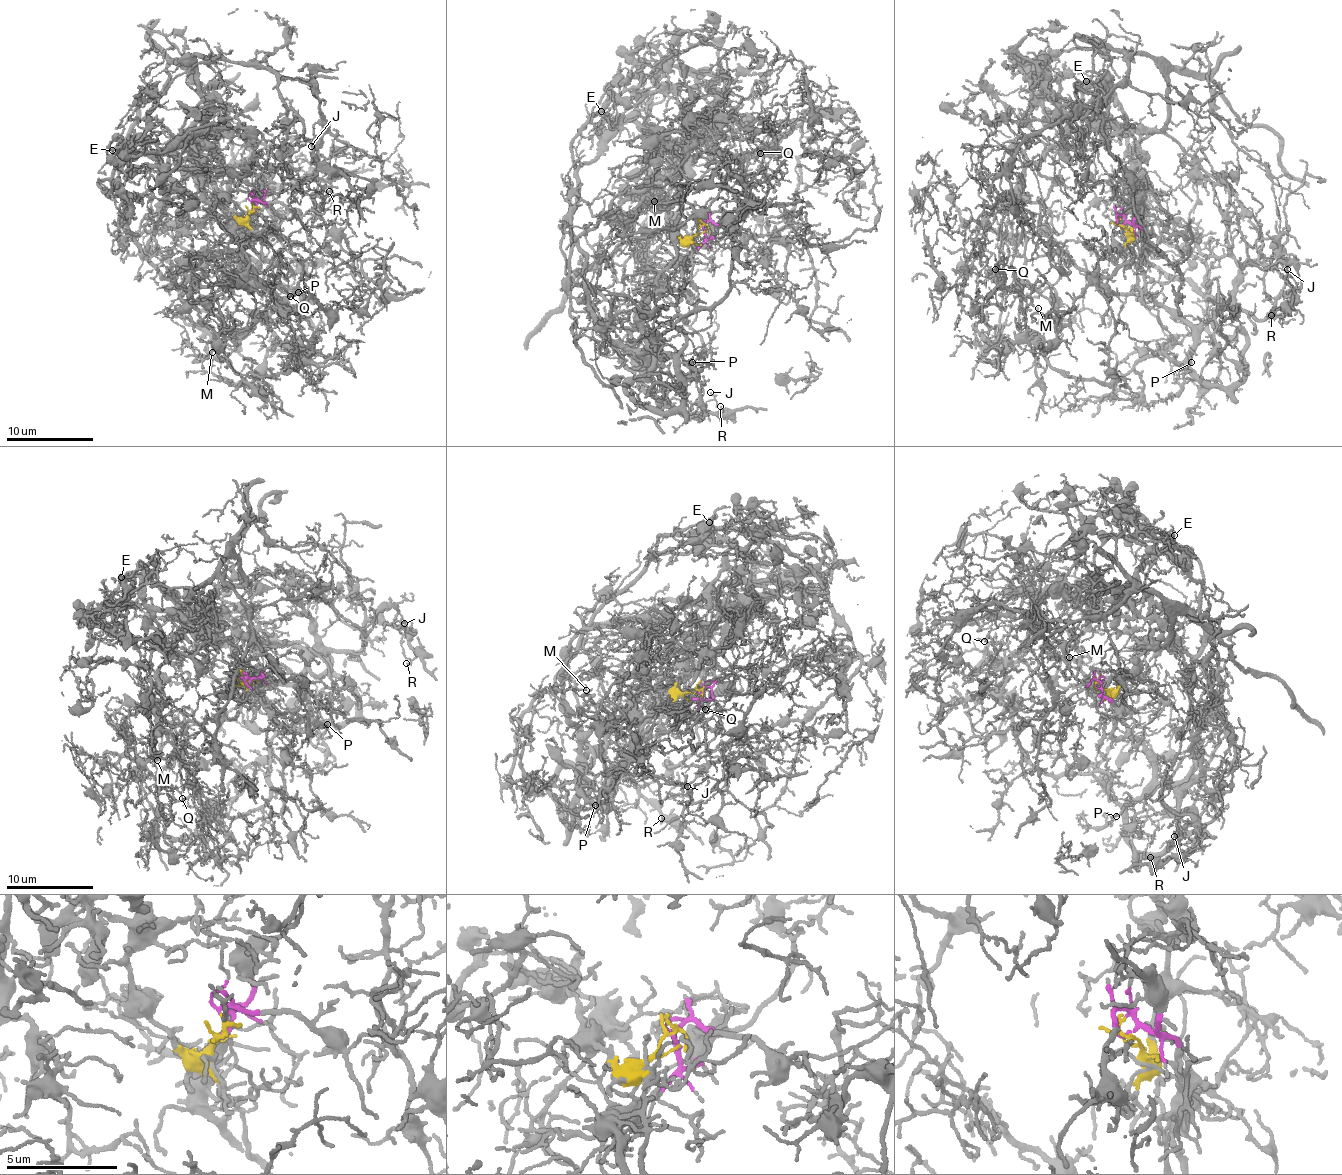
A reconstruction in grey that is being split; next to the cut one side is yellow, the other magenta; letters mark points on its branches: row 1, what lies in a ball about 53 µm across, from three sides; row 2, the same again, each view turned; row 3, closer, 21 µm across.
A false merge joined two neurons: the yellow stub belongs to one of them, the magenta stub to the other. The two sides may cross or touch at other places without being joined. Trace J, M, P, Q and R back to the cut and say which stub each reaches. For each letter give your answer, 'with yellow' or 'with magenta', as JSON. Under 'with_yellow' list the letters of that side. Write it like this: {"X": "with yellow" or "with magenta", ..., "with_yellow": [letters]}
{"J": "with magenta", "M": "with yellow", "P": "with magenta", "Q": "with yellow", "R": "with magenta", "with_yellow": ["M", "Q"]}

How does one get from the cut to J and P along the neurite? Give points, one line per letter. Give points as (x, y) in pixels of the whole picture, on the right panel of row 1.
J: (1118, 226), (1142, 229), (1145, 292), (1194, 326), (1238, 308), (1263, 319), (1279, 296), (1296, 299), (1287, 269)
P: (1118, 226), (1142, 229), (1145, 292), (1153, 302), (1184, 319), (1193, 332), (1187, 354), (1191, 362)

